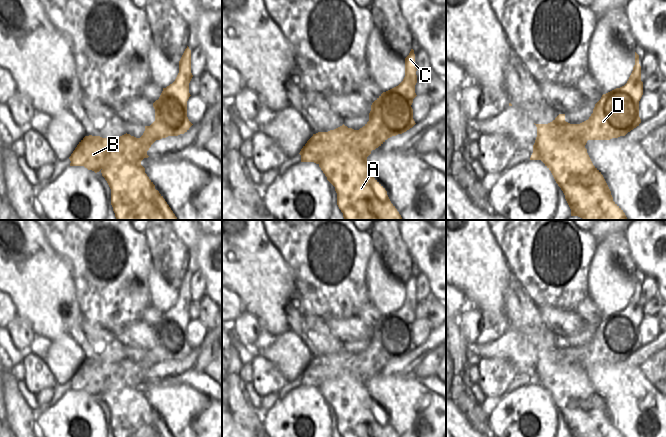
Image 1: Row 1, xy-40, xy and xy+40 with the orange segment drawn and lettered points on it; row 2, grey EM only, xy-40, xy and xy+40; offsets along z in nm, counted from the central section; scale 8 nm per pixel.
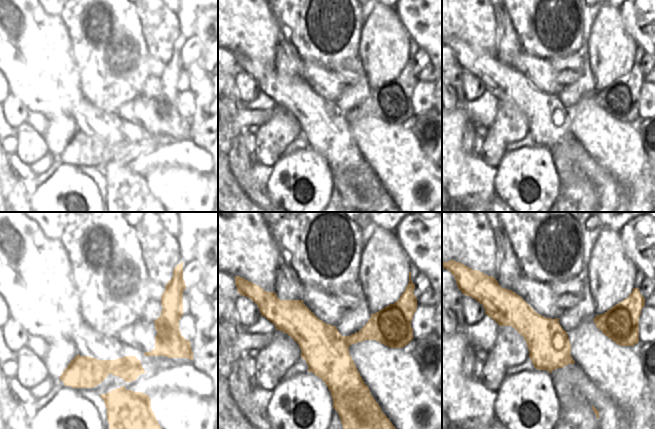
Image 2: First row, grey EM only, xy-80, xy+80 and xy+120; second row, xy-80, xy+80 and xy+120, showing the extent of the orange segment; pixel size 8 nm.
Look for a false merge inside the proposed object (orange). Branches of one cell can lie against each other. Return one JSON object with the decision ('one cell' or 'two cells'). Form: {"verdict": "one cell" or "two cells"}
{"verdict": "two cells"}

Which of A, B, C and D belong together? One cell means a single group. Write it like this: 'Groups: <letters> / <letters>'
Groups: A / B C D.

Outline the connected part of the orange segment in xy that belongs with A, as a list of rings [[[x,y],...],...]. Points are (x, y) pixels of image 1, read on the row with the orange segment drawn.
[[[344,124],[328,132],[313,134],[314,140],[335,145],[338,154],[328,154],[319,167],[335,187],[337,205],[344,220],[403,220],[385,188],[373,177],[367,157],[371,152],[354,152],[343,147],[358,130]]]

